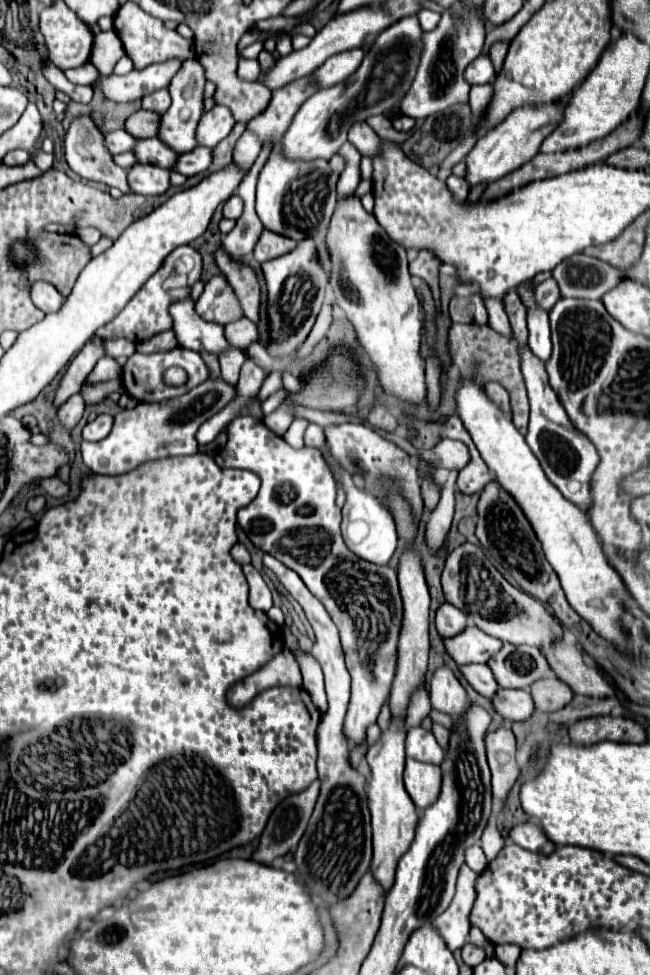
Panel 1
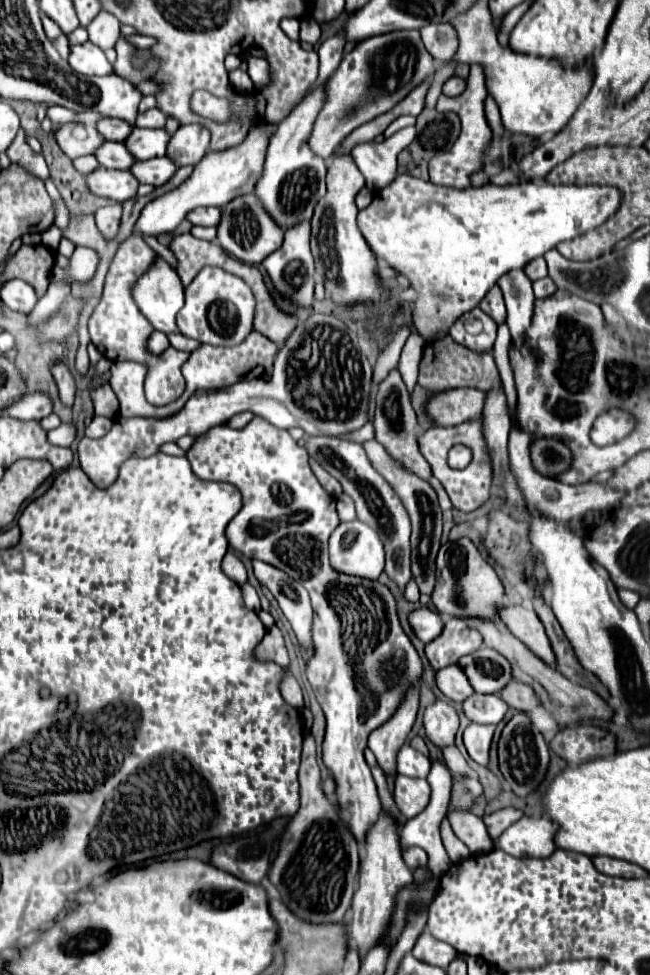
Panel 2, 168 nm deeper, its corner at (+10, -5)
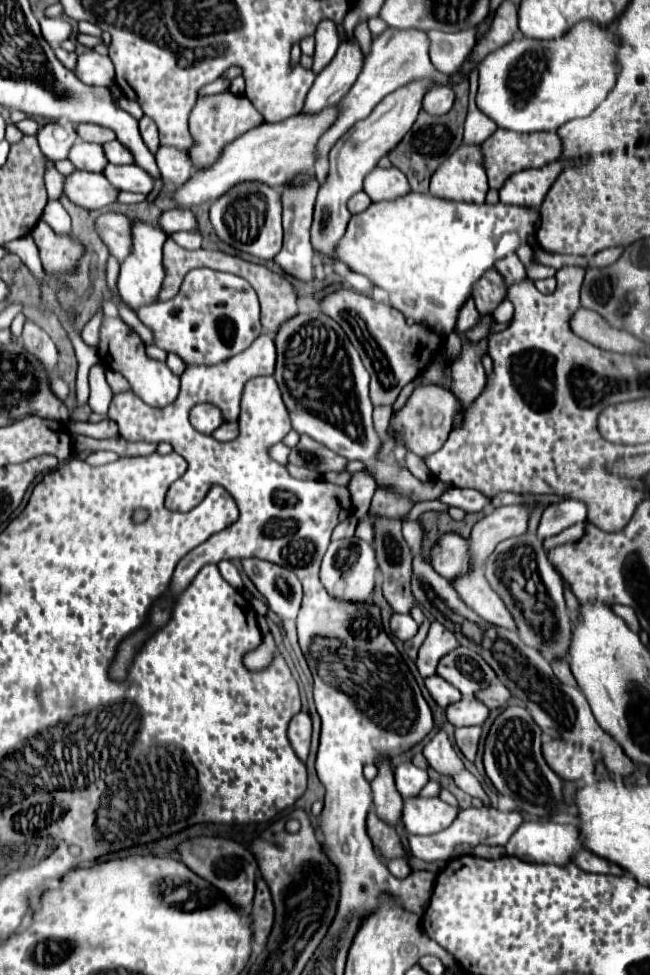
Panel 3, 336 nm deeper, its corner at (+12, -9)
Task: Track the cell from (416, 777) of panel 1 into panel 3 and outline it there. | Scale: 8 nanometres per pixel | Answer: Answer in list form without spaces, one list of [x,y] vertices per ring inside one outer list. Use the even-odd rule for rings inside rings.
[[[407,798],[403,802],[403,826],[409,834],[435,834],[451,826],[459,808],[439,798]]]

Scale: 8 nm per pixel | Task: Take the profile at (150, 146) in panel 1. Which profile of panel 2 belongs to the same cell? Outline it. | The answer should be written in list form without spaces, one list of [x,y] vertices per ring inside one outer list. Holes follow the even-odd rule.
[[[105,142],[101,150],[97,150],[97,160],[105,168],[117,168],[117,170],[129,170],[137,158],[127,150],[123,142]]]

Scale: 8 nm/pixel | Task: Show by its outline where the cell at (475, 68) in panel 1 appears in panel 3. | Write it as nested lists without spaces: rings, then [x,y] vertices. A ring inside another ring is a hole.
[[[437,86],[429,90],[429,94],[423,98],[423,110],[431,116],[443,116],[451,110],[455,100],[455,94],[447,86]]]

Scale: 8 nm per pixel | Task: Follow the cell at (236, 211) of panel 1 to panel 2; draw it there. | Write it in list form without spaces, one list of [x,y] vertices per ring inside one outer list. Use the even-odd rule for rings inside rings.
[[[197,208],[193,210],[193,214],[189,214],[189,222],[193,222],[195,226],[219,226],[221,222],[221,208]]]

